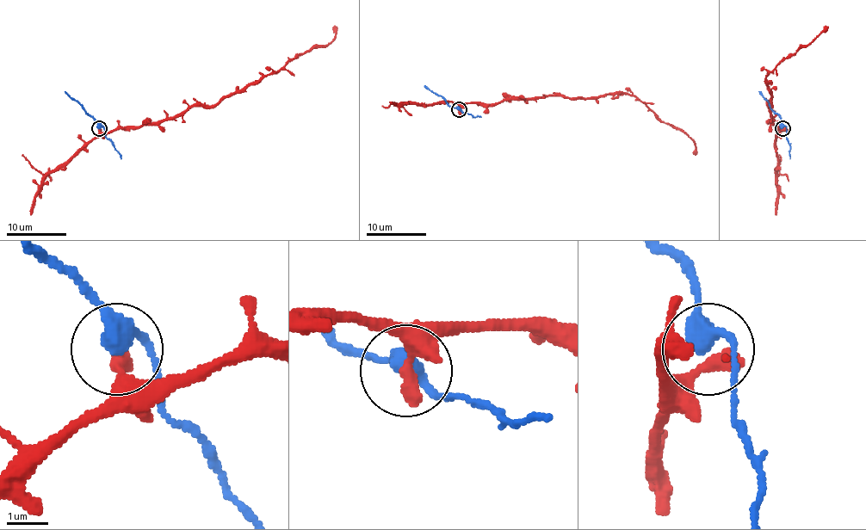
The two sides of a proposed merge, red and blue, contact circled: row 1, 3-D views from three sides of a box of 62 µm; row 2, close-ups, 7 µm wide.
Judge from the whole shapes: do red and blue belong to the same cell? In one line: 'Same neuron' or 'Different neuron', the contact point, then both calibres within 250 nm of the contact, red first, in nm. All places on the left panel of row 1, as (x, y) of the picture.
Same neuron. Place: (99, 128). Thickness 400 nm (red) against 360 nm

